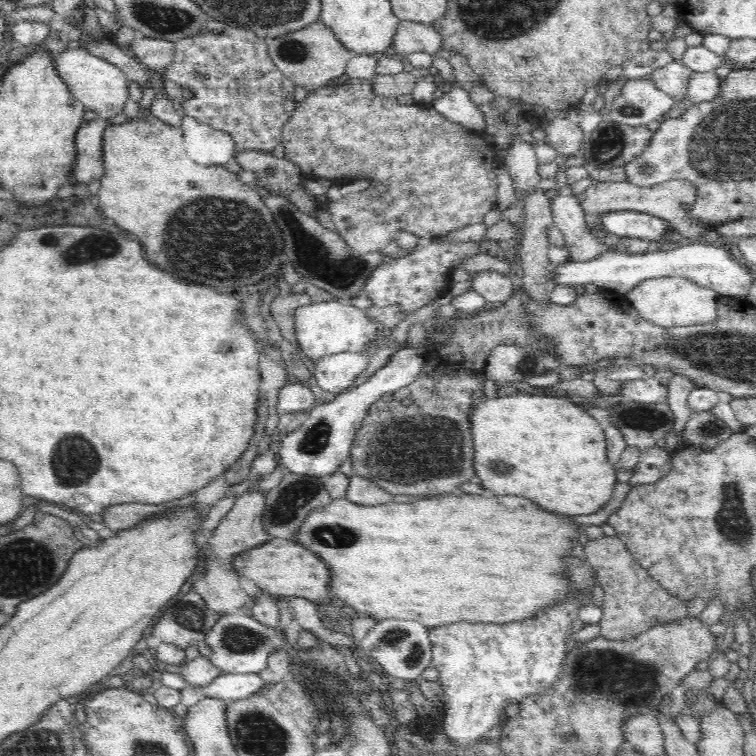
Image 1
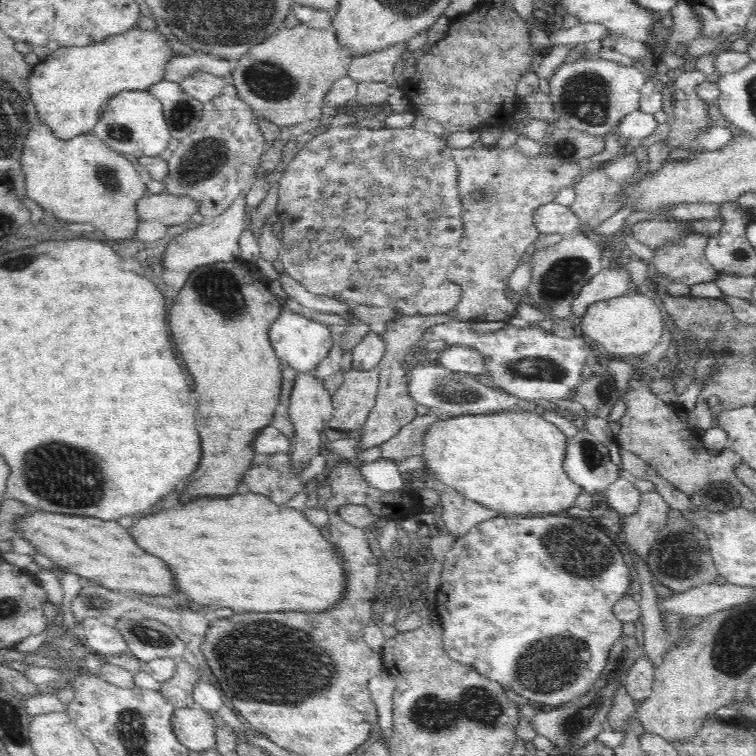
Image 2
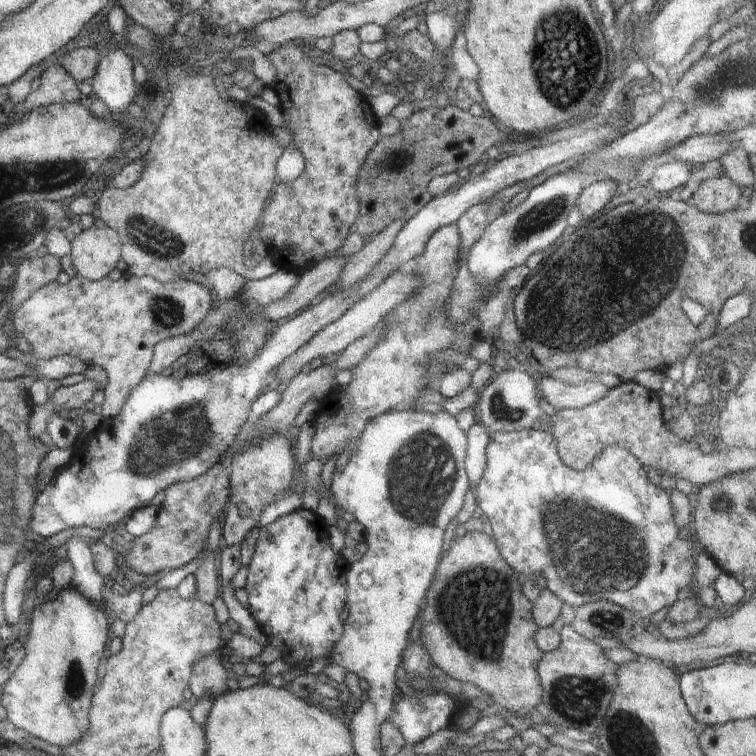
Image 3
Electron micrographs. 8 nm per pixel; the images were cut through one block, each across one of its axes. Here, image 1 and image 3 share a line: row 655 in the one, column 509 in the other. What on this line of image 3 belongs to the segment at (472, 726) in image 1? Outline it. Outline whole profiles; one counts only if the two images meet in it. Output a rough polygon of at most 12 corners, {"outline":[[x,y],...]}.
{"outline":[[489,431],[479,513],[517,575],[635,620],[692,582],[670,496],[612,444]]}

